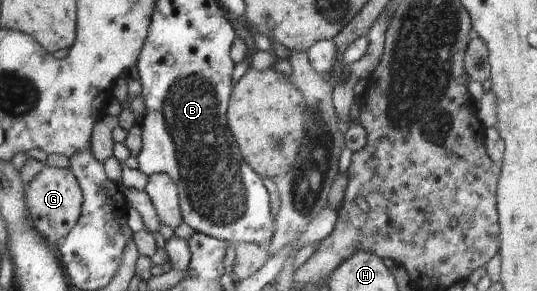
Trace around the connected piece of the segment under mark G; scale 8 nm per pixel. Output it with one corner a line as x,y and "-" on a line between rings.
45,166
28,184
25,189
25,197
30,210
29,219
36,226
37,232
46,242
51,242
52,248
62,244
64,237
78,223
83,204
83,193
72,170

